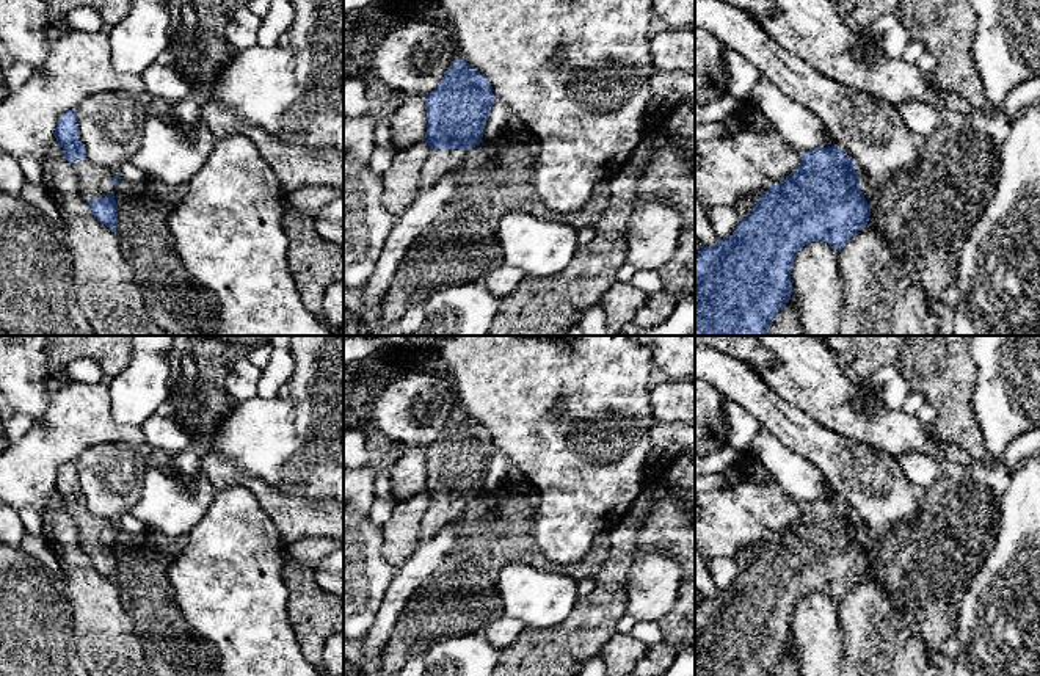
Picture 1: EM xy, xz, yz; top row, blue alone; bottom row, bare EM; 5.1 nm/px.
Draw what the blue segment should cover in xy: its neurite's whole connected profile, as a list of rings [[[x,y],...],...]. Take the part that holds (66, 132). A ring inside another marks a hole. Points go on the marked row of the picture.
[[[74,110],[60,116],[53,135],[63,147],[64,158],[74,166],[80,196],[86,201],[94,218],[116,234],[118,205],[115,188],[121,180],[119,174],[93,163],[86,157]]]

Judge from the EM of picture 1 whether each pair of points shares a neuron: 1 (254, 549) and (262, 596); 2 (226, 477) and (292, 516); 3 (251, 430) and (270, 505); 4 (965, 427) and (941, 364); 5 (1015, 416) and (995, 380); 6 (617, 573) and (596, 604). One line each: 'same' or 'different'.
1: same
2: same
3: different
4: same
5: same
6: same

